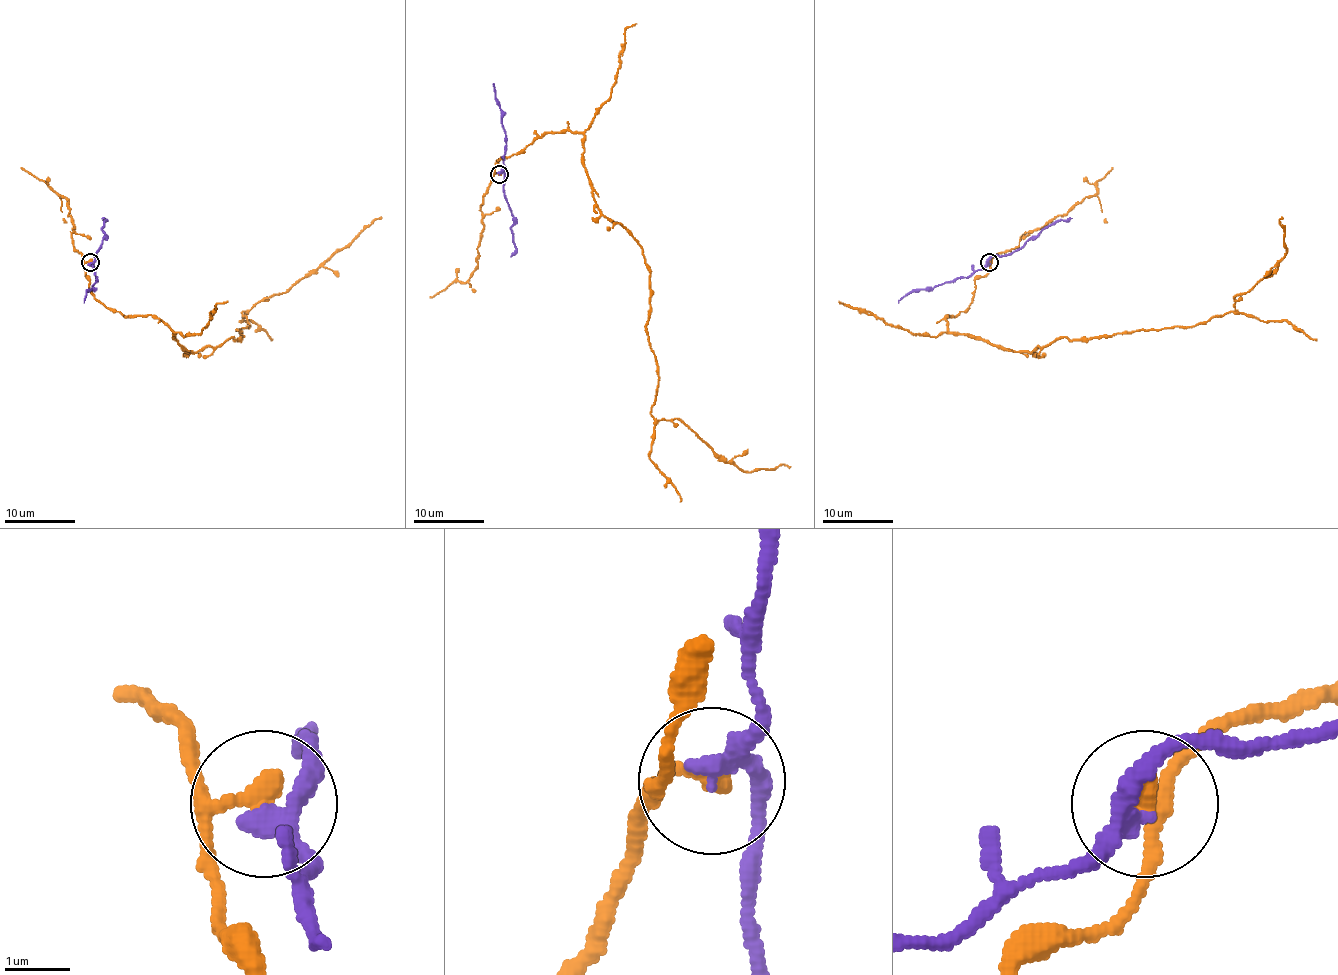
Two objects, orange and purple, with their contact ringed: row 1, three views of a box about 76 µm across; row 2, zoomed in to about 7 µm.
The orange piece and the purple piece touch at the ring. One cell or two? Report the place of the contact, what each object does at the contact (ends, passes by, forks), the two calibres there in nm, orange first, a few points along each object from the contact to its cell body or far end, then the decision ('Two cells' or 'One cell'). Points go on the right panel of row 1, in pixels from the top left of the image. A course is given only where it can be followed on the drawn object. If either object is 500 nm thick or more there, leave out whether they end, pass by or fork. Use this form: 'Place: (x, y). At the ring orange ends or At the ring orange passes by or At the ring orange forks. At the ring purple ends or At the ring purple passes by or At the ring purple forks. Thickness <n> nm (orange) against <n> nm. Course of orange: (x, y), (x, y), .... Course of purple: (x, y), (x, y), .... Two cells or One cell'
Place: (989, 262). At the ring orange passes by. At the ring purple passes by. Thickness 220 nm (orange) against 240 nm. Course of orange: (989, 263), (947, 328), (1030, 352), (1058, 338), (1195, 326), (1234, 310), (1234, 298), (1287, 252), (1282, 217). Course of purple: (989, 263), (967, 277), (907, 292), (898, 303). Two cells

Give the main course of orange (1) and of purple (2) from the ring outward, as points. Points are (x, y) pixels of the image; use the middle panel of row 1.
1: (499, 174), (548, 132), (580, 132), (595, 206), (650, 273), (652, 414), (745, 472), (791, 467)
2: (499, 174), (504, 167), (506, 130), (493, 83)

